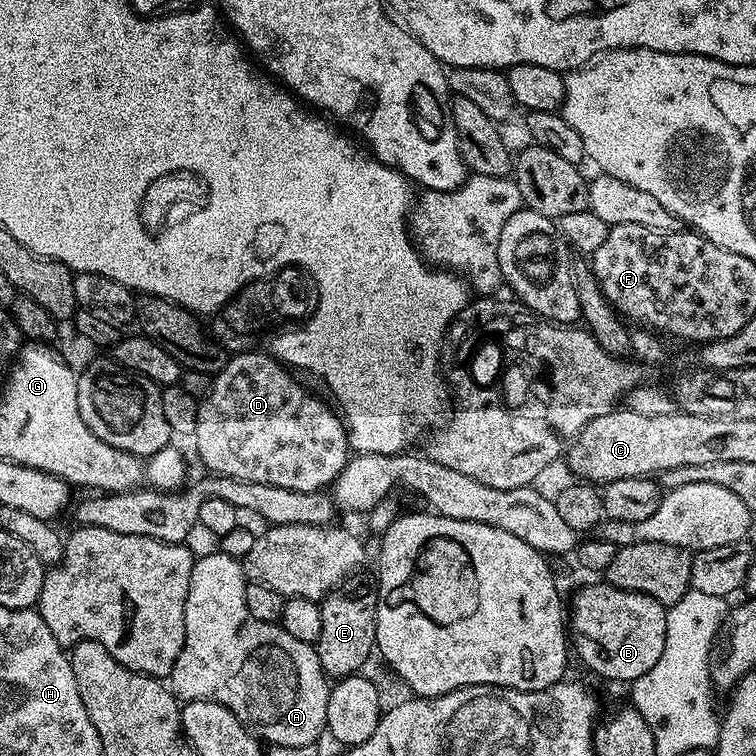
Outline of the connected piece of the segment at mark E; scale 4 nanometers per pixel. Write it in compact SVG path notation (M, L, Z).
M329 592L319 601L322 614L322 634L314 647L322 662L322 670L330 678L355 676L376 647L376 594L368 592Z

